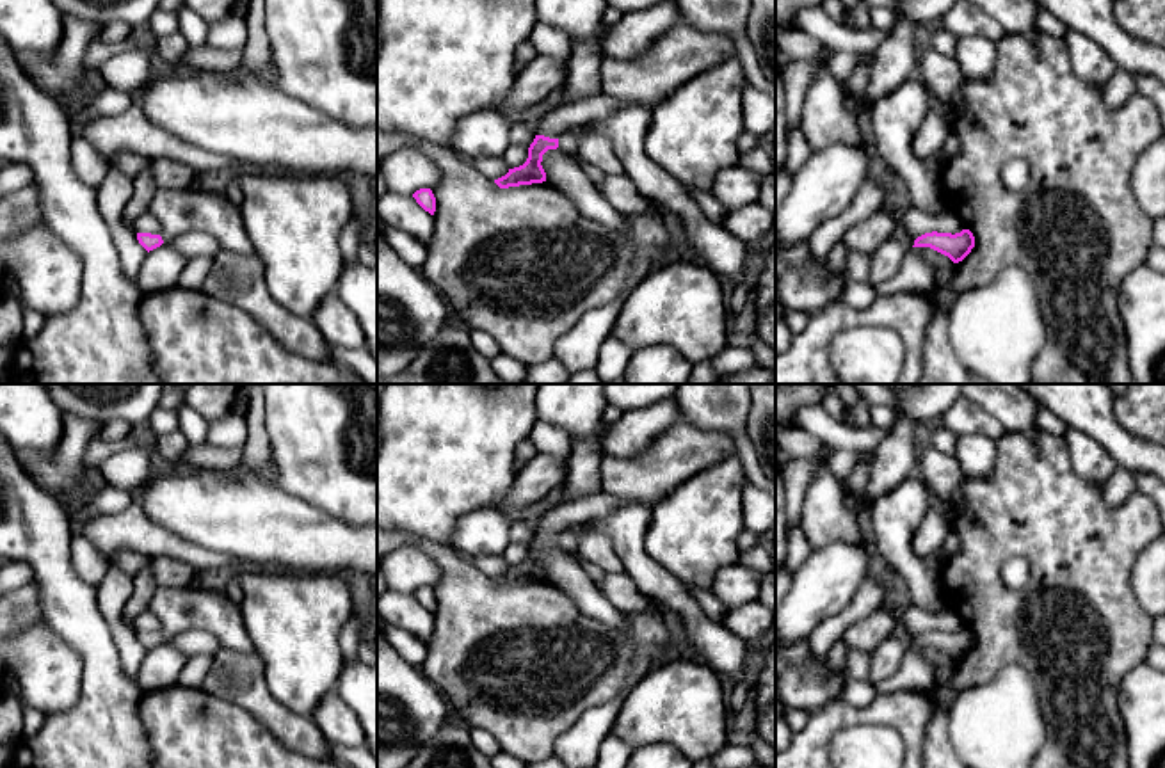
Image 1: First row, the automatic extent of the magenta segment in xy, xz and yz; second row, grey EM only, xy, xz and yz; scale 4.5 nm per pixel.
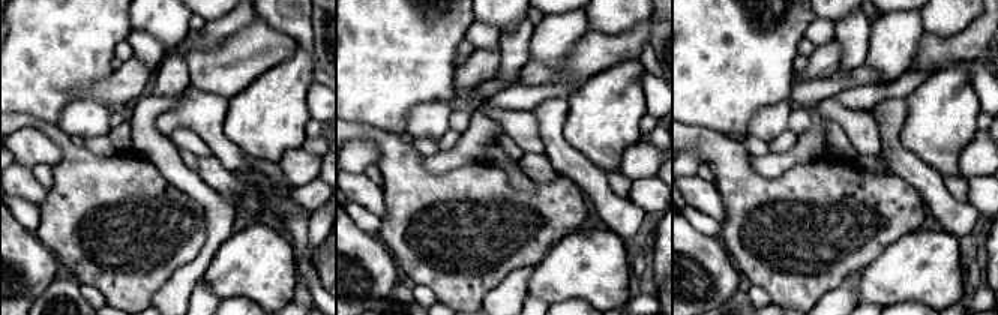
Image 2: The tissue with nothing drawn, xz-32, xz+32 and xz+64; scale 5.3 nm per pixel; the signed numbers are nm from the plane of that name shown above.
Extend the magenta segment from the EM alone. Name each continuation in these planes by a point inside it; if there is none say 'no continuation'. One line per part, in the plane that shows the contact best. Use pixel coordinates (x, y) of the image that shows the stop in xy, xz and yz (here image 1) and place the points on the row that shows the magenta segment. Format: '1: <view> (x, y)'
1: xz (626, 127)

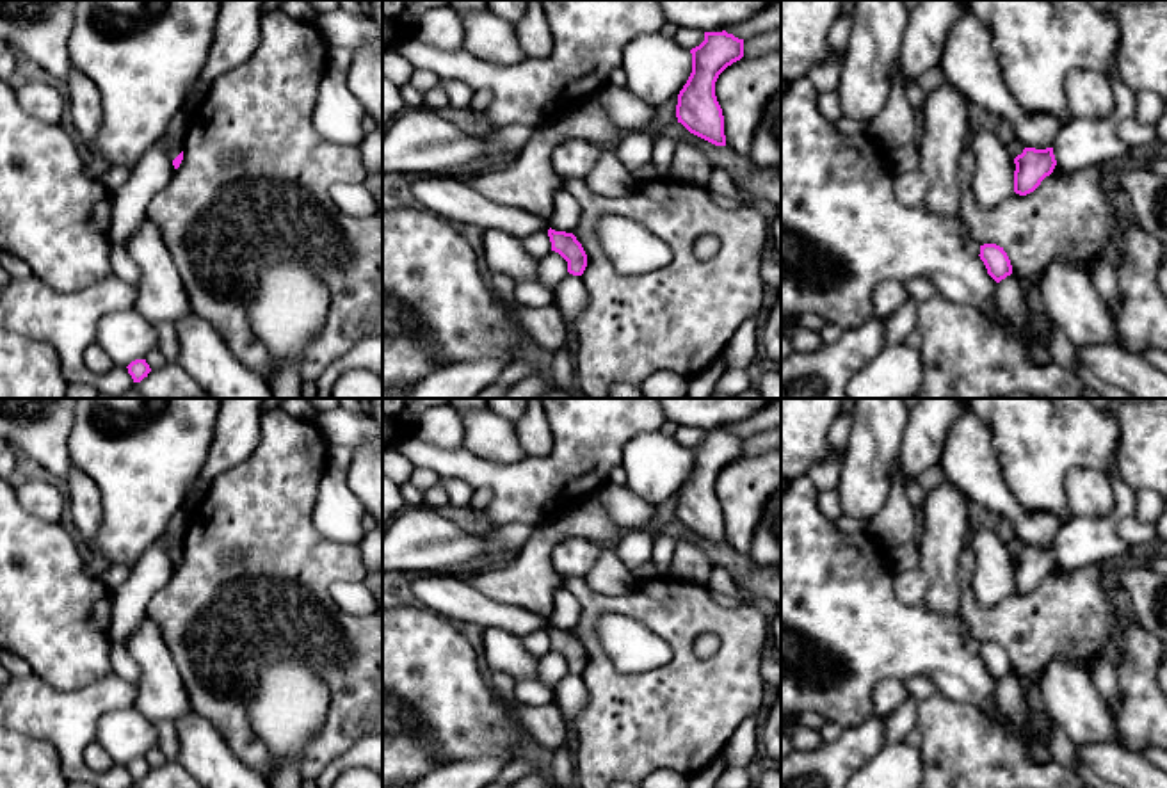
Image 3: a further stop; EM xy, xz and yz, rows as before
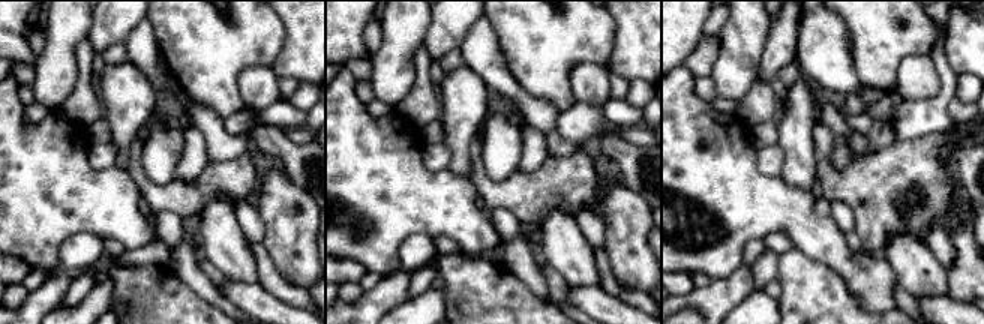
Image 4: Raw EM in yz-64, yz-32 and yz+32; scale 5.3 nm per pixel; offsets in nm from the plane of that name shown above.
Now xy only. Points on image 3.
no continuation

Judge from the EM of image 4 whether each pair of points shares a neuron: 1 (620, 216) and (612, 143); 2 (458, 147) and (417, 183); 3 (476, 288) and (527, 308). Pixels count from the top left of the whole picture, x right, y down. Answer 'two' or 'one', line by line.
1: two
2: two
3: one

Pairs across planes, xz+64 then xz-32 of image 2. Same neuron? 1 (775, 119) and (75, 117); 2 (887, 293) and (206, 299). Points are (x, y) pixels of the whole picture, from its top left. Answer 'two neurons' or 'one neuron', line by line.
1: one neuron
2: two neurons

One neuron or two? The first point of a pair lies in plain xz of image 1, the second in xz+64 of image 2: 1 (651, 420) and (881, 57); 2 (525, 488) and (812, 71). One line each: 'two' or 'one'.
1: one
2: one

